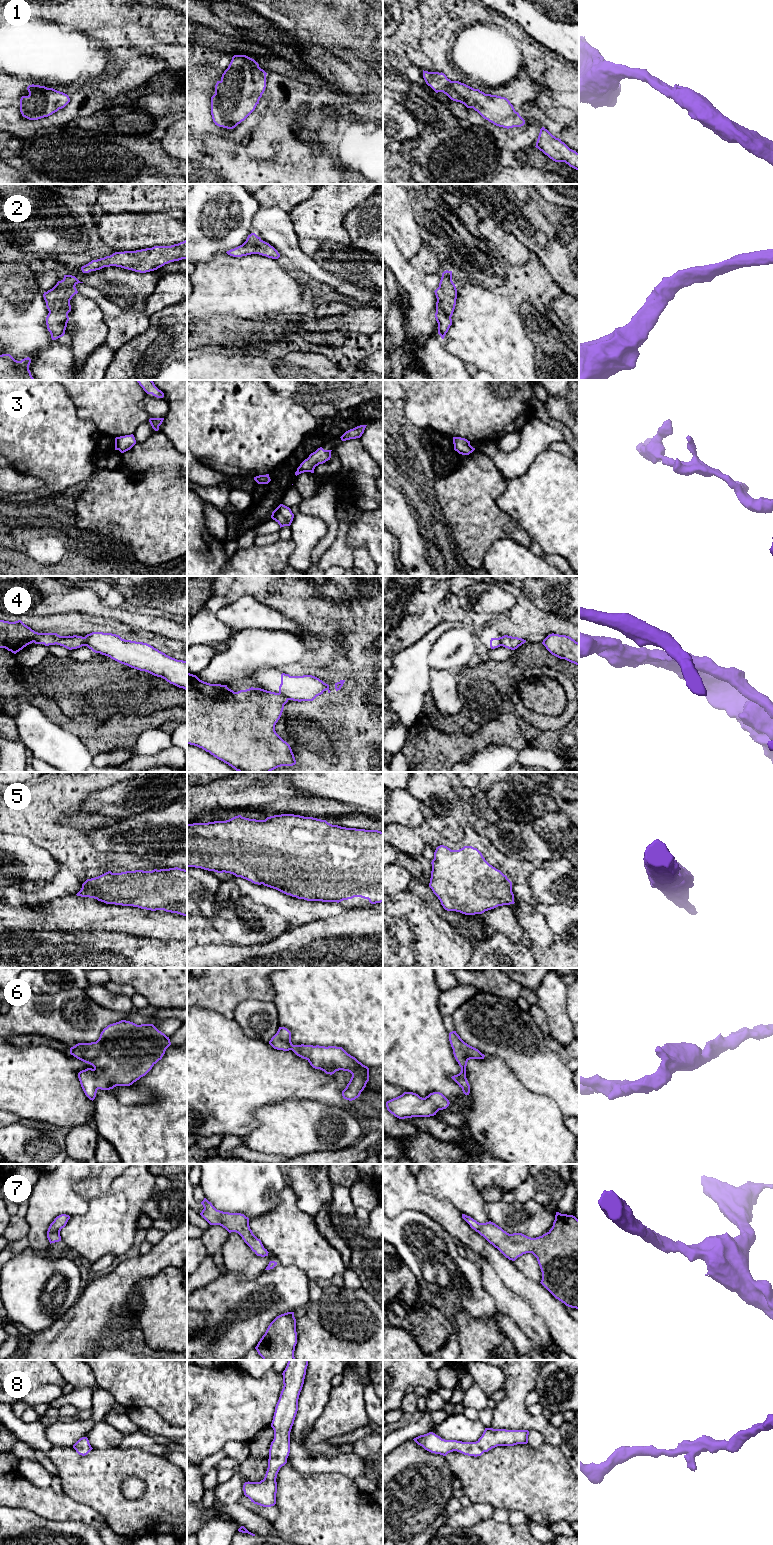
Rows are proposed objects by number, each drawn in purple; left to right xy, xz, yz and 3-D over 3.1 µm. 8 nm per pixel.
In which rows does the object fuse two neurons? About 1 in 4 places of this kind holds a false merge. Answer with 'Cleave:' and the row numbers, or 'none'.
Cleave: 4

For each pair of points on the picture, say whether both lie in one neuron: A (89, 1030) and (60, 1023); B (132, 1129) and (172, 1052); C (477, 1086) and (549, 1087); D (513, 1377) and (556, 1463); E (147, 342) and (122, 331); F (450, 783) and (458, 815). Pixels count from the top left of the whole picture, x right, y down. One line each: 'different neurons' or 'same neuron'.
A: same neuron
B: same neuron
C: different neurons
D: different neurons
E: different neurons
F: same neuron

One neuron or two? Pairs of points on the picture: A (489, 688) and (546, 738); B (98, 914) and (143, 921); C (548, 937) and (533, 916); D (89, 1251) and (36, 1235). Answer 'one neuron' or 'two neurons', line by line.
A: one neuron
B: one neuron
C: one neuron
D: two neurons

